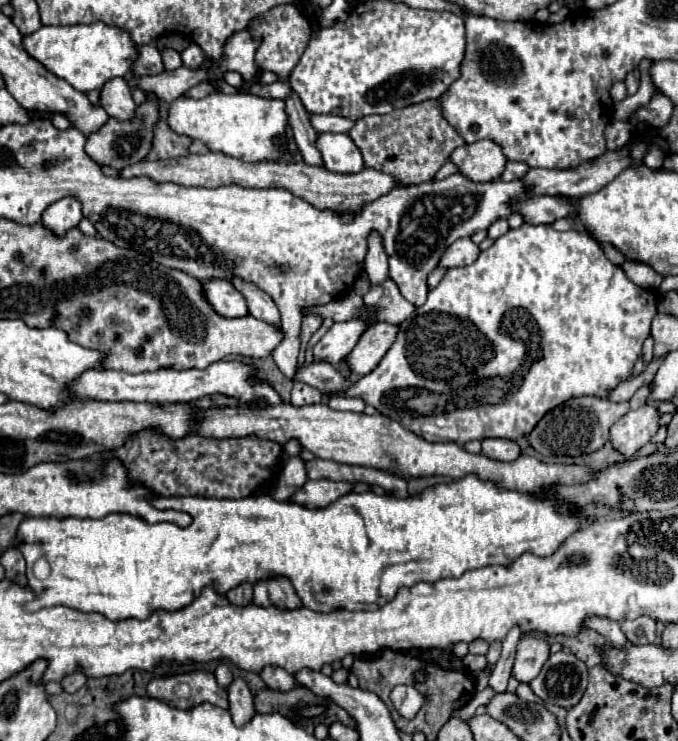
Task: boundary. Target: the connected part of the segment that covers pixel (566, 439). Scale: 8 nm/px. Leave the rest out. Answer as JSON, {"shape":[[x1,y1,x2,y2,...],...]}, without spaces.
{"shape":[[574,397,548,411,528,435,530,447,542,455,586,455,608,441,608,429,628,413,628,403,612,403,600,397]]}

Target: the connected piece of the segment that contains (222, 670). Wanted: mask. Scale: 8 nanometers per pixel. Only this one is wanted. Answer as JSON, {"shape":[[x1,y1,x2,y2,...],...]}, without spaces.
{"shape":[[220,661,220,663,216,665,214,675,216,675,218,685,222,685,222,687,228,687,228,685,230,685,230,681,232,681,232,673,230,673,230,667,228,667,228,663,226,663,226,661]]}

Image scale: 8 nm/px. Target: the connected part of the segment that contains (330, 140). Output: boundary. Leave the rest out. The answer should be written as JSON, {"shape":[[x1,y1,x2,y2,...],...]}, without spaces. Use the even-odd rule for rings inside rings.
{"shape":[[320,133,316,137,316,149,322,155,322,163,332,173,358,173,364,169,362,155,348,135]]}

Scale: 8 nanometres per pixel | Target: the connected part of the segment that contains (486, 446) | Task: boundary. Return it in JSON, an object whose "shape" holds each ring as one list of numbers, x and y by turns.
{"shape":[[490,437,482,441,482,455,498,461,514,461,520,455,520,447,516,445,516,441]]}

